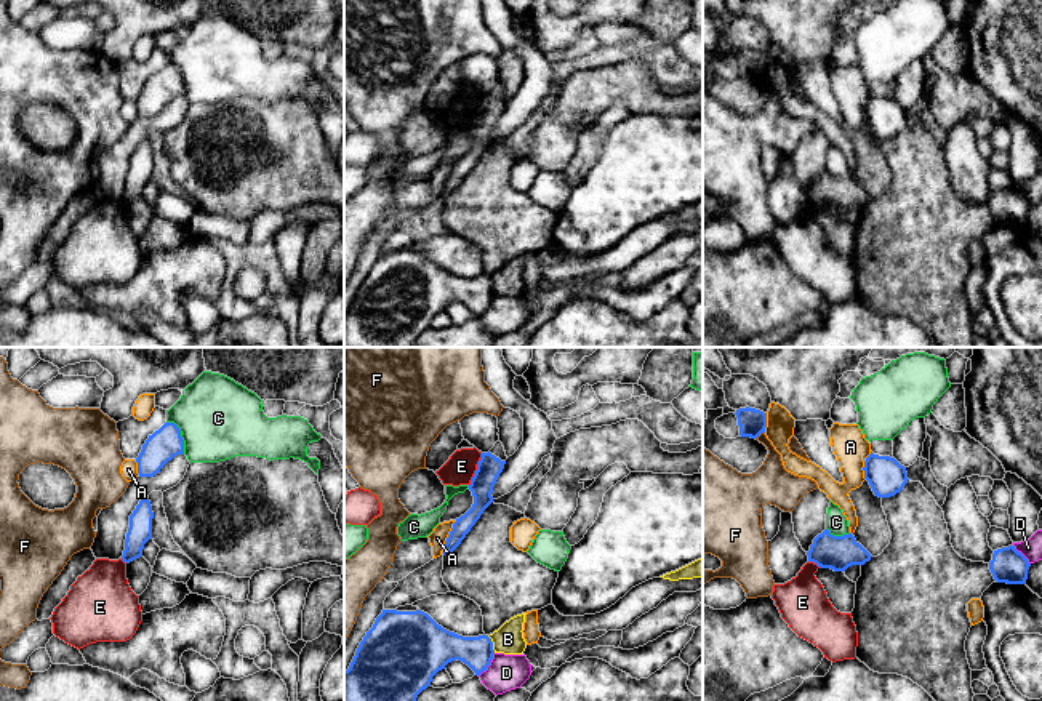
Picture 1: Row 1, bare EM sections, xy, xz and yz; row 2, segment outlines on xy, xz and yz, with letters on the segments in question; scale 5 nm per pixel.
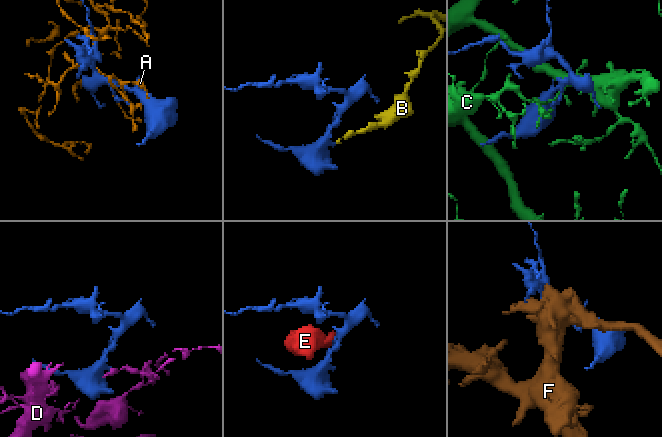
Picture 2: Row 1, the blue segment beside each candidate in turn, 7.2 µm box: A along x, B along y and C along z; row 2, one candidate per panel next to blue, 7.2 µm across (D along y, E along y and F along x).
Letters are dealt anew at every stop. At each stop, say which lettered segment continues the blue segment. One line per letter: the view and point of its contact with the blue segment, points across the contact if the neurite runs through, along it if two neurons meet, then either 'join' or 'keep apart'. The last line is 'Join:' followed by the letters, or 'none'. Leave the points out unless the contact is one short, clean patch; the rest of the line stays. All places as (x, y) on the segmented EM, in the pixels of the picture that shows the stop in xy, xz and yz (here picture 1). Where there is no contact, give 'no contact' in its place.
A: contact xz (448, 535); keep apart
B: contact xz (492, 644); border xz (487, 636), (495, 652); keep apart
C: contact xy (180, 436); keep apart
D: contact xz (488, 664); border xz (495, 653), (490, 664), (479, 676); keep apart
E: contact xz (477, 469); border xz (482, 453), (469, 485); keep apart
F: contact yz (759, 434); keep apart
Join: none

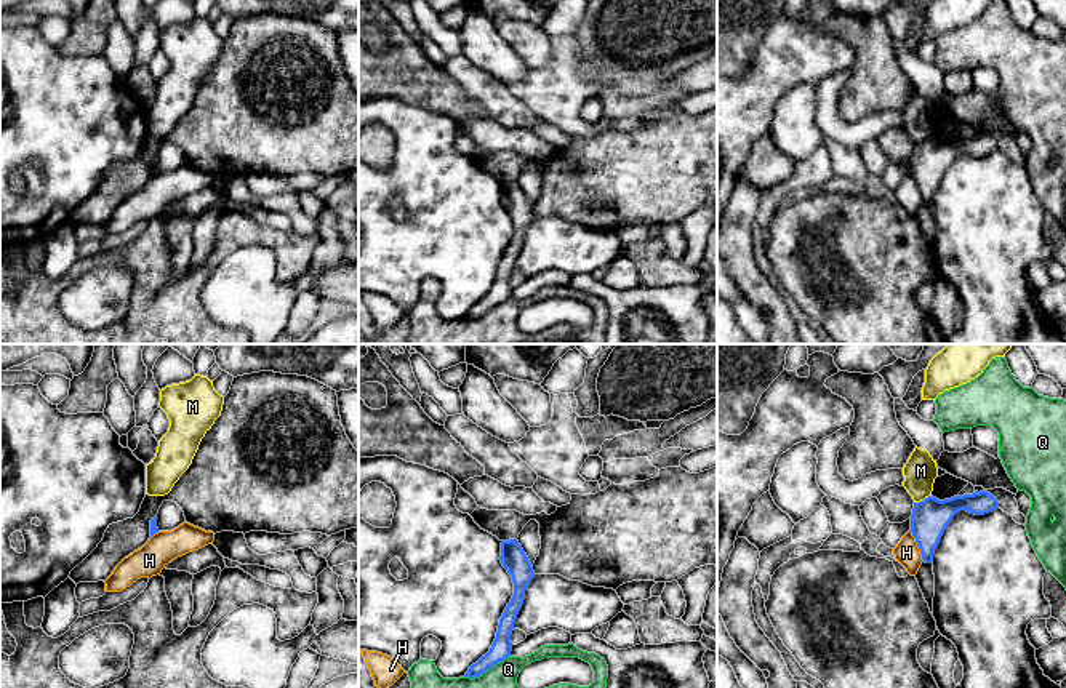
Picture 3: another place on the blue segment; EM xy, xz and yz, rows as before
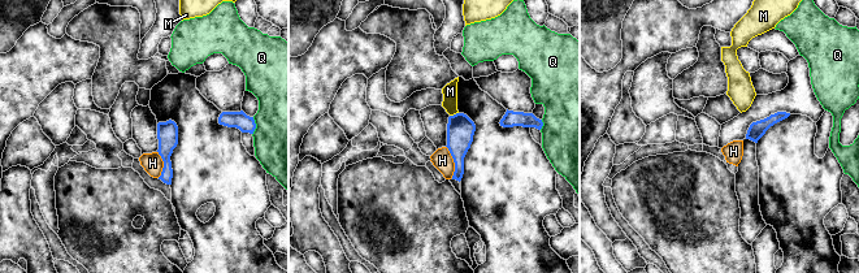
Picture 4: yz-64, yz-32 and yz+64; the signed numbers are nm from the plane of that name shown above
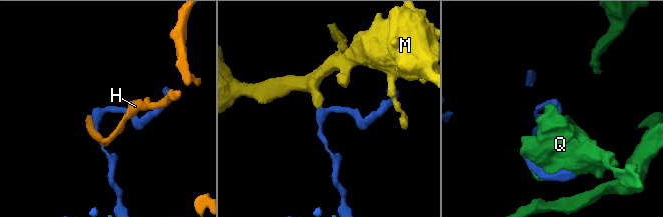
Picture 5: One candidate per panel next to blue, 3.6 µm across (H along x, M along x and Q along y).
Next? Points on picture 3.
H: contact yz (917, 544); keep apart
M: contact yz (924, 500); border yz (930, 495), (914, 503); keep apart
Q: contact xz (487, 669); keep apart
Join: none

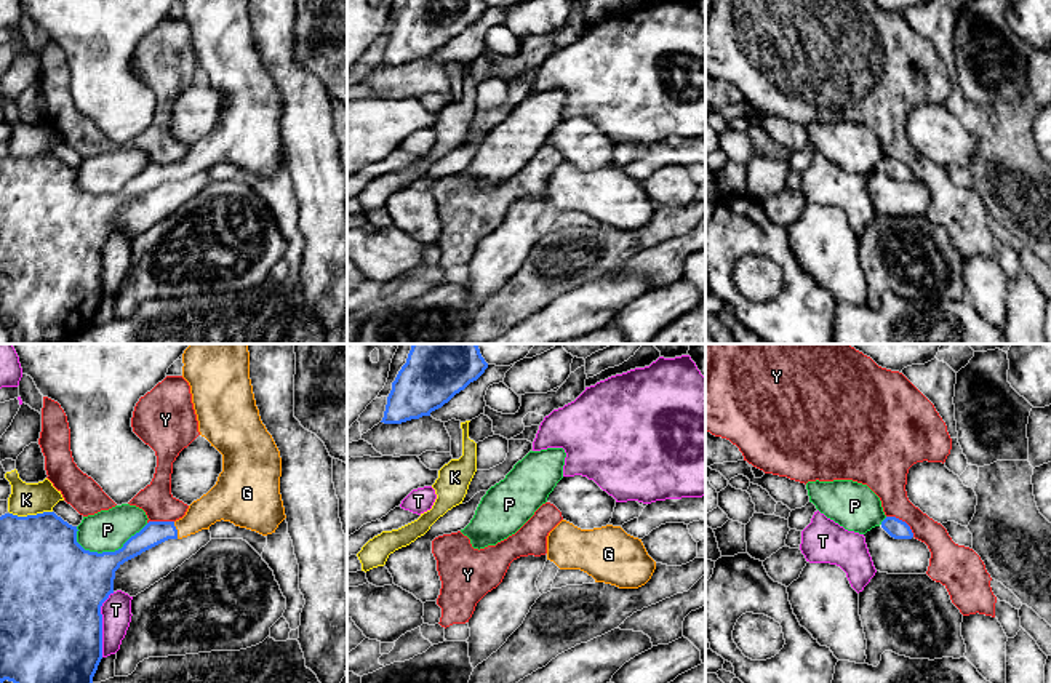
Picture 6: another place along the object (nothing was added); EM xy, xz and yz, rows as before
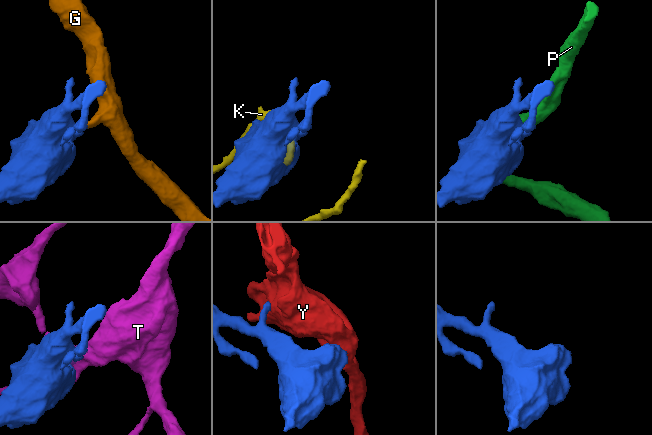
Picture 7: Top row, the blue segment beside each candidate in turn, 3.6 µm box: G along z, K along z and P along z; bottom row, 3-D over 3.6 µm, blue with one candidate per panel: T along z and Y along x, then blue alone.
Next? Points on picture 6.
G: contact xy (176, 530); way xy (154, 533), (176, 530), (218, 504); join
K: contact xy (31, 515); keep apart
P: contact xy (111, 552); keep apart
T: contact xy (101, 624); keep apart
Y: contact yz (901, 520); keep apart
Join: G

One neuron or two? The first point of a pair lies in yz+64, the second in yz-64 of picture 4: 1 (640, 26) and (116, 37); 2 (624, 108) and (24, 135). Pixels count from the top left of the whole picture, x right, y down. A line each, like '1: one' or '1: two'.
1: two
2: one

